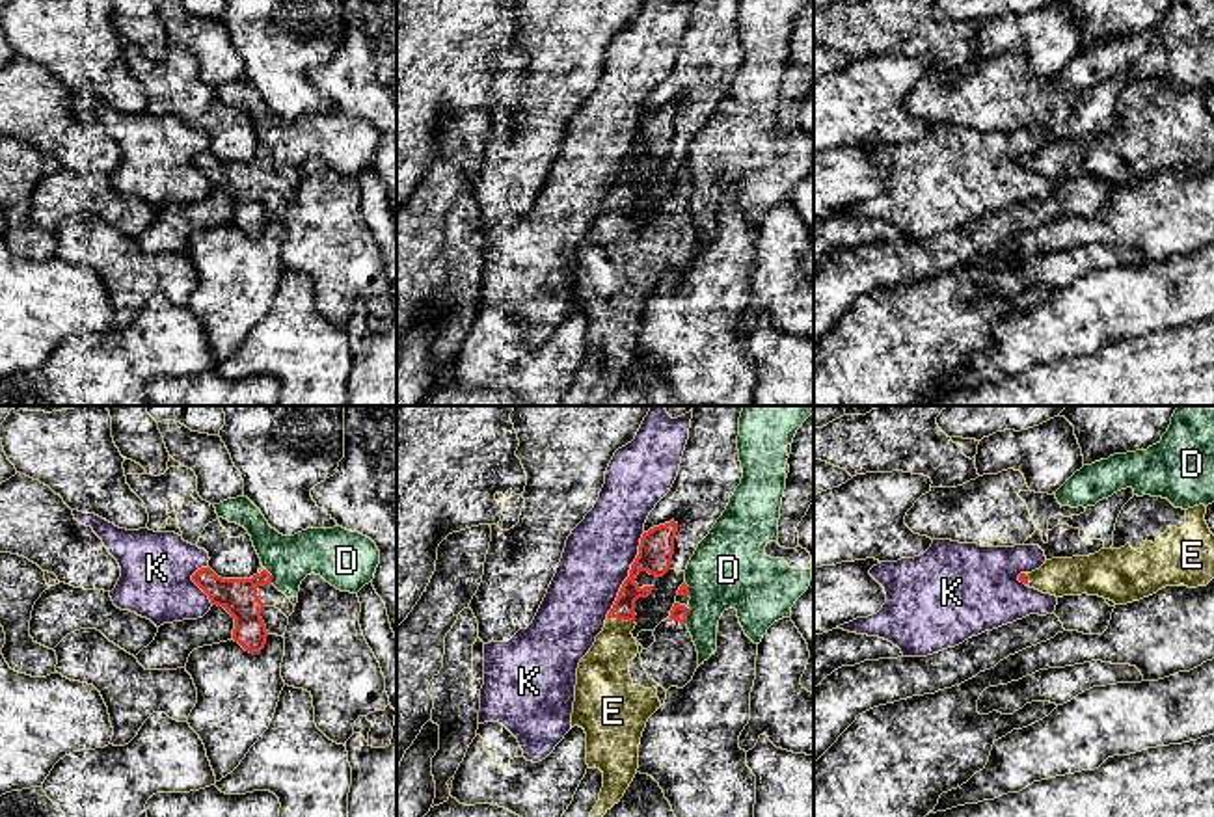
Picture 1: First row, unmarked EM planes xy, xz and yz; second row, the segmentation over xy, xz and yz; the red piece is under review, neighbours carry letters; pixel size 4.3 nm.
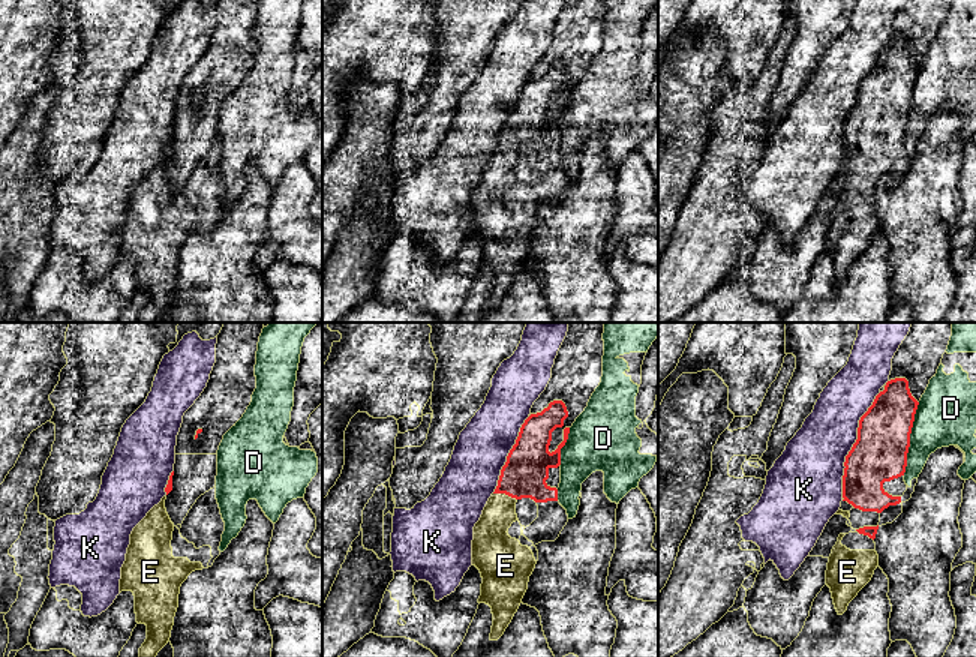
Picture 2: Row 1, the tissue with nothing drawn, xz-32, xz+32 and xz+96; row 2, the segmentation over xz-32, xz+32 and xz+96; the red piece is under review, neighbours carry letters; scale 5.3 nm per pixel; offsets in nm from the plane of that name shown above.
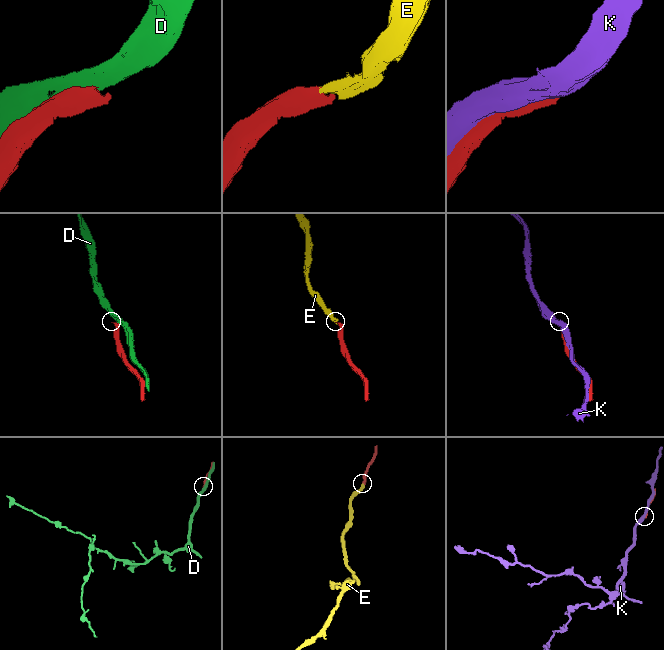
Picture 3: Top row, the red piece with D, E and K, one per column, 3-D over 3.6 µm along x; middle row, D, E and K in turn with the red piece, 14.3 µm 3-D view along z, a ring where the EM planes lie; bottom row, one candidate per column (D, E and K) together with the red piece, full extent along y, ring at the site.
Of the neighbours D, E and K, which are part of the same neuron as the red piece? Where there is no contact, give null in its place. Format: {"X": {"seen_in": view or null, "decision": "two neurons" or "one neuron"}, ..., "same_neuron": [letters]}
{"D": {"seen_in": "xz", "decision": "two neurons"}, "E": {"seen_in": "xz", "decision": "one neuron"}, "K": {"seen_in": "xz", "decision": "two neurons"}, "same_neuron": ["E"]}

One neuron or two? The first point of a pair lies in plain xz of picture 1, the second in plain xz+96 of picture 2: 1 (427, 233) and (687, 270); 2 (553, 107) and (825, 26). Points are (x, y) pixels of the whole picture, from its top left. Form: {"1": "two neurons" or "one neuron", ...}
{"1": "two neurons", "2": "one neuron"}

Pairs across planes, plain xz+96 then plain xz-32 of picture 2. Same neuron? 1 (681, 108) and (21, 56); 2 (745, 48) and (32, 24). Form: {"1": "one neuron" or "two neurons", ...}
{"1": "two neurons", "2": "one neuron"}

